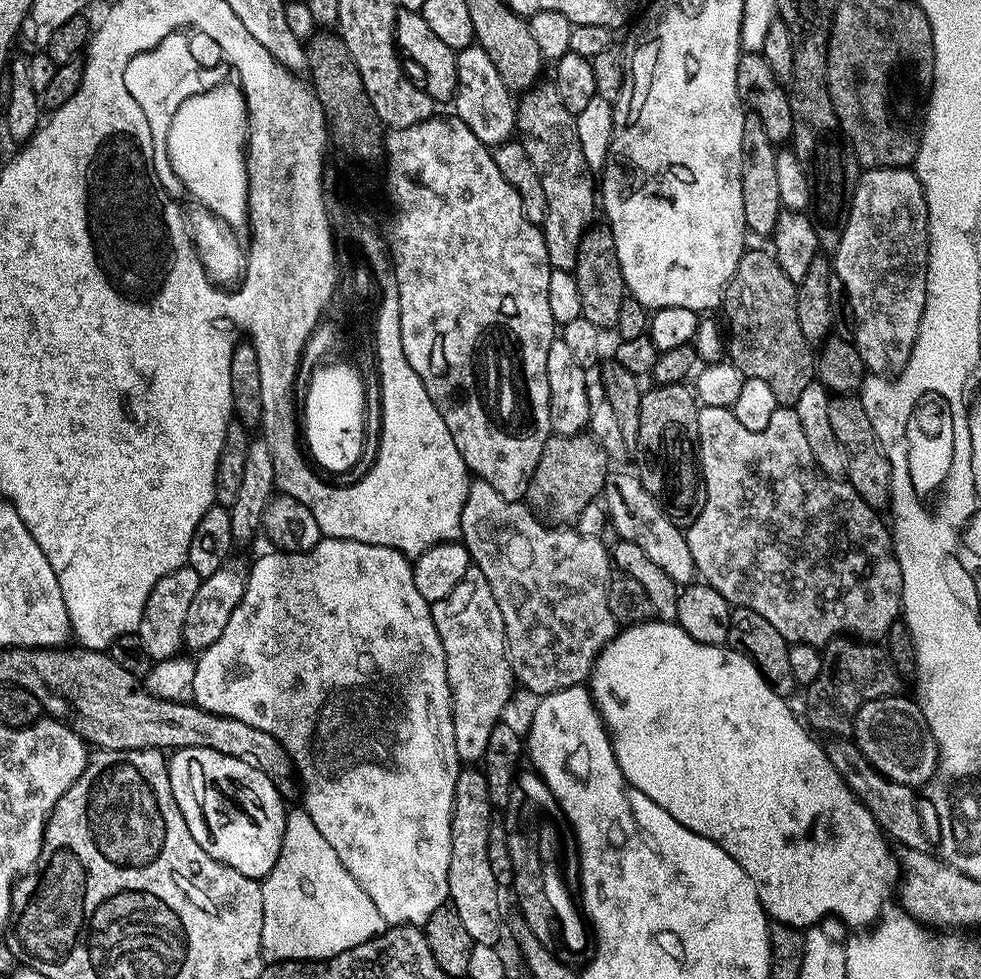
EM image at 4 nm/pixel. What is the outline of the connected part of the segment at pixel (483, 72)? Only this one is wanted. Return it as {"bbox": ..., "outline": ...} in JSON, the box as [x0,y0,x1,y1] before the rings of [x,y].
{"bbox":[455,42,517,146],"outline":[[[473,42],[469,48],[461,48],[456,53],[458,82],[456,83],[455,119],[466,122],[470,130],[483,144],[495,146],[513,139],[516,129],[517,101],[508,87],[508,83],[498,74],[498,66],[490,62],[490,54]]]}

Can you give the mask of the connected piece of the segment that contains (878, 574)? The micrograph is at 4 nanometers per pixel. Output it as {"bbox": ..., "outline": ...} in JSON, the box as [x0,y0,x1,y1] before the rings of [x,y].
{"bbox":[686,406,904,646],"outline":[[[710,406],[709,408],[701,407],[698,411],[698,455],[700,458],[700,473],[704,476],[704,485],[706,486],[706,502],[702,506],[702,514],[698,514],[698,518],[686,529],[688,537],[688,545],[690,546],[690,554],[696,563],[696,571],[699,579],[705,584],[709,584],[714,590],[718,590],[718,594],[722,594],[722,598],[726,598],[729,604],[738,608],[749,608],[758,614],[762,614],[762,618],[766,618],[766,622],[770,622],[770,626],[774,626],[774,630],[778,630],[778,634],[782,634],[782,638],[788,640],[789,645],[793,644],[814,644],[823,646],[829,644],[831,640],[838,636],[847,634],[852,638],[859,638],[869,642],[879,641],[881,638],[887,637],[890,626],[897,623],[902,616],[902,605],[904,603],[904,595],[902,594],[902,570],[898,566],[898,558],[896,550],[892,547],[892,534],[887,523],[884,524],[879,520],[877,509],[874,509],[863,500],[863,498],[852,489],[852,485],[847,479],[828,476],[816,464],[814,454],[810,454],[810,442],[806,442],[806,434],[802,434],[802,422],[798,422],[798,414],[795,407],[777,406],[774,410],[774,418],[770,418],[770,426],[766,426],[766,430],[755,432],[754,430],[746,430],[746,426],[742,426],[742,422],[738,422],[738,418],[732,412],[731,408],[719,408],[718,406]]]}

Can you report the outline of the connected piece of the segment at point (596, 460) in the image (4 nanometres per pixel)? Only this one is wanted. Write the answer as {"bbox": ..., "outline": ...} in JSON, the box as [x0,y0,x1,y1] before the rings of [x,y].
{"bbox":[526,434,610,521],"outline":[[[553,434],[544,444],[540,461],[534,470],[533,476],[536,480],[530,478],[528,483],[532,487],[532,498],[526,503],[529,508],[536,504],[536,508],[540,508],[544,516],[548,516],[548,521],[575,521],[582,514],[582,510],[586,510],[586,506],[590,506],[590,502],[603,493],[609,471],[610,457],[591,435],[557,436]]]}

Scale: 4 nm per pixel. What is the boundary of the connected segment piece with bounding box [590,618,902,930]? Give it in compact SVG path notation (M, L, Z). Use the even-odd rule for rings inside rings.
M653 618L647 624L629 624L617 631L616 637L603 648L592 668L590 691L592 701L596 703L596 708L604 719L604 727L612 737L616 761L628 783L642 790L642 794L646 794L650 802L662 806L662 810L666 810L670 818L686 826L686 830L702 838L710 838L718 846L722 846L722 850L726 850L726 854L730 854L730 858L734 858L734 862L738 862L738 866L746 870L750 882L754 882L758 902L762 902L765 912L775 923L807 930L822 920L839 918L849 929L864 930L879 921L882 913L889 907L888 899L891 896L893 899L902 879L897 857L888 849L890 841L878 826L874 814L870 814L870 810L866 810L863 802L852 793L850 786L842 782L842 774L834 770L825 745L815 740L817 737L805 727L802 720L800 725L799 718L788 705L789 701L768 685L754 661L723 644L694 642L694 638L690 638L690 634L686 634L686 630L682 630L679 624Z

